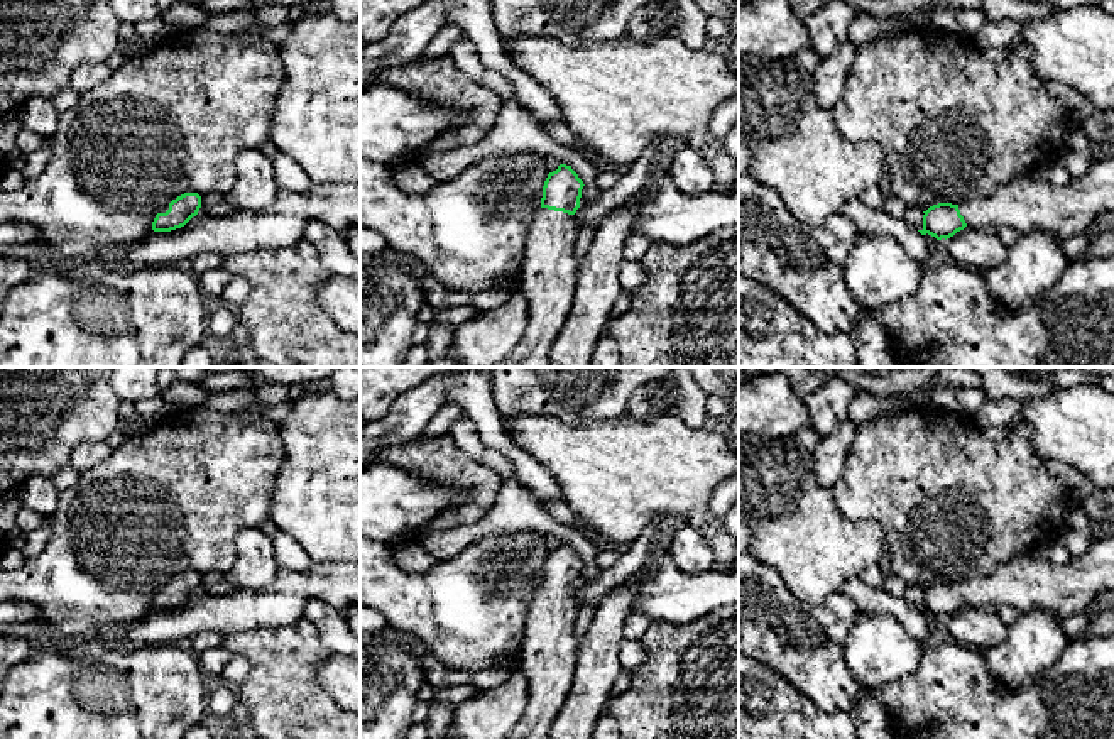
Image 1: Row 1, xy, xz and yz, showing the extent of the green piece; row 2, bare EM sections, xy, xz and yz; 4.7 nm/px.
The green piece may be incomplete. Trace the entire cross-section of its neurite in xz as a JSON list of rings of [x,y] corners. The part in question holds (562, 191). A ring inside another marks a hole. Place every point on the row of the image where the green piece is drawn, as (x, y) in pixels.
[[[560,164],[544,181],[541,208],[531,218],[519,272],[519,289],[527,301],[527,326],[517,347],[504,360],[504,367],[549,367],[551,347],[571,311],[576,289],[580,260],[573,252],[578,233],[575,213],[580,208],[583,186],[566,164]]]

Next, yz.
[[[1114,149],[1080,176],[1072,178],[1063,186],[1055,186],[1036,179],[1031,172],[1009,179],[997,186],[991,194],[969,198],[960,205],[938,203],[923,211],[921,235],[931,235],[937,240],[950,238],[967,225],[979,230],[1011,228],[1016,235],[1031,232],[1046,232],[1057,238],[1068,238],[1084,233],[1100,215],[1114,213]]]

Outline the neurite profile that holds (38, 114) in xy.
[[[32,96],[24,103],[17,115],[24,127],[41,137],[52,137],[57,129],[59,112],[51,98]]]

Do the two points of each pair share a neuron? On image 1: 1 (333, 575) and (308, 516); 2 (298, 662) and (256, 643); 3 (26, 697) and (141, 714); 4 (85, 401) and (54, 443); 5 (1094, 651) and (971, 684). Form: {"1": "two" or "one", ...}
{"1": "two", "2": "one", "3": "one", "4": "one", "5": "one"}

